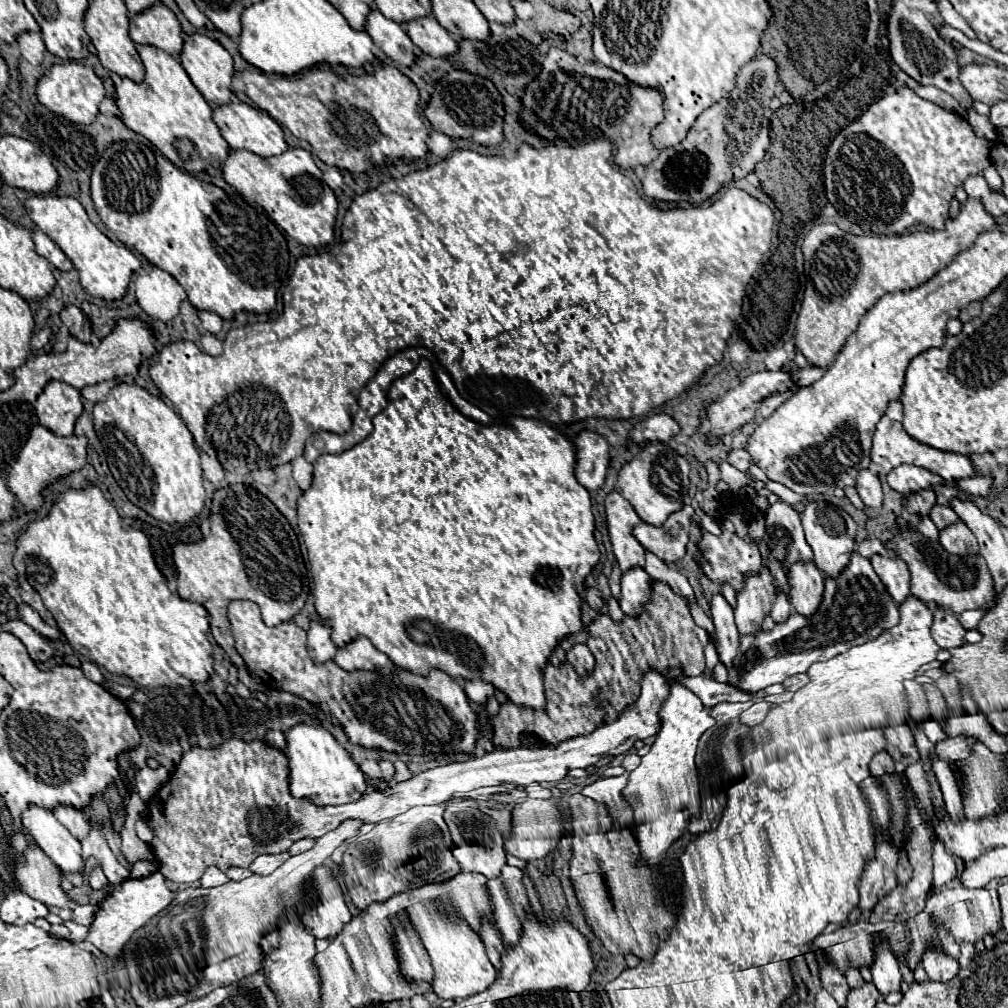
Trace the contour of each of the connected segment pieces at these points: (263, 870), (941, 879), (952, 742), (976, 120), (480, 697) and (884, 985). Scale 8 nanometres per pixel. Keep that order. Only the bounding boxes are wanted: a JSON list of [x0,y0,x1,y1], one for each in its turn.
[[249,852,289,876],[933,842,957,888],[935,736,971,768],[965,108,997,140],[463,680,495,704],[871,940,901,996]]

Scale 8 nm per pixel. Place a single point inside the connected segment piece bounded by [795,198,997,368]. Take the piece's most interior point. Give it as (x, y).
(846, 275)

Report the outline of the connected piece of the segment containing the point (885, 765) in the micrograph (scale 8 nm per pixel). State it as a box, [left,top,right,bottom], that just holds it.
[869,750,895,776]

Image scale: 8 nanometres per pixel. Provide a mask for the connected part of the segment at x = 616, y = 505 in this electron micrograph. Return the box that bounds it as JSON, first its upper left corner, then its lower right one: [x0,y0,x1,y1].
[605,492,645,572]

